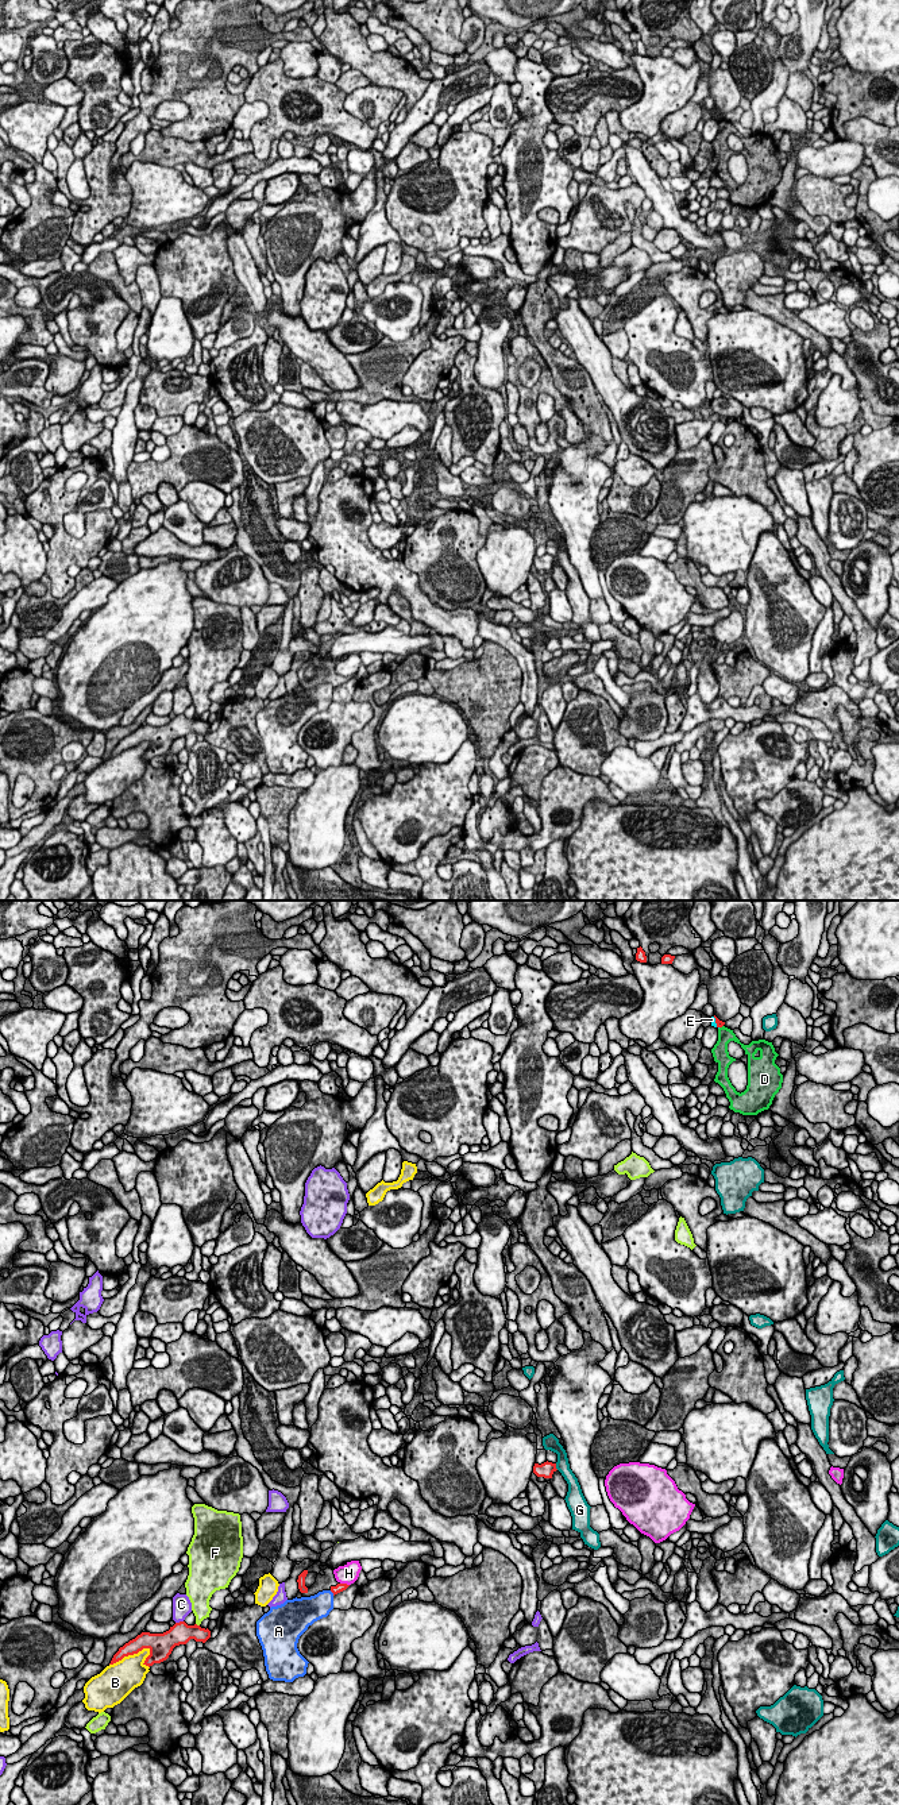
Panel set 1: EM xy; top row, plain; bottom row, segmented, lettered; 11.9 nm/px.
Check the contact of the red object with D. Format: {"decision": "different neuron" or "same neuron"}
{"decision": "different neuron"}

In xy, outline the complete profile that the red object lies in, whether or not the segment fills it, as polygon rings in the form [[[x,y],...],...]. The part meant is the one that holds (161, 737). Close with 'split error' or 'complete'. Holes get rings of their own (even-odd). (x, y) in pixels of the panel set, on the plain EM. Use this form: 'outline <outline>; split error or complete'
outline [[[180,714],[163,726],[142,725],[120,740],[109,757],[121,753],[124,749],[138,747],[143,741],[148,741],[150,748],[143,757],[150,760],[154,756],[166,753],[175,738],[186,737],[190,732],[205,736],[209,730],[211,724],[208,721],[201,721],[197,717],[188,718],[185,714]]]; complete

